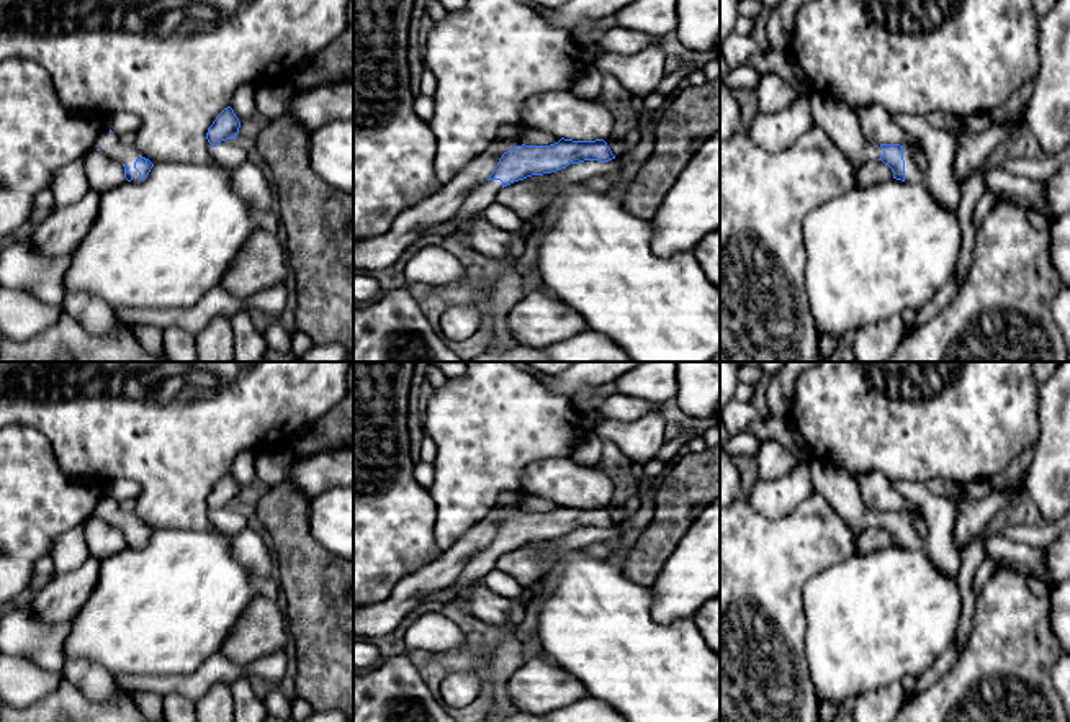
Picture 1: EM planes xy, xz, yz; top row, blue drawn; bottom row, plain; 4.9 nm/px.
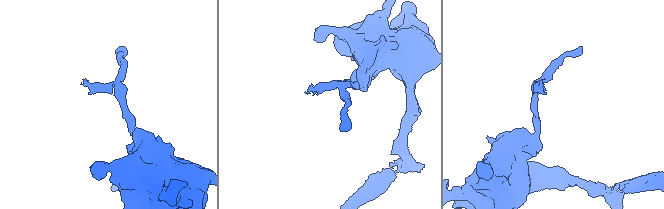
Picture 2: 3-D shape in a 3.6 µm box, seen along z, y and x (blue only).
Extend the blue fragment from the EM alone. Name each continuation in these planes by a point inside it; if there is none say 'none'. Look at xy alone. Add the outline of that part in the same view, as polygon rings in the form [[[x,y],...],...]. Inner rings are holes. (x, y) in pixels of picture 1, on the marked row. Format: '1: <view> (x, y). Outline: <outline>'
1: xy (108, 143). Outline: [[[103,128],[101,134],[95,142],[95,149],[100,149],[111,159],[116,159],[121,164],[126,164],[133,175],[131,182],[139,180],[139,172],[134,169],[134,162],[141,159],[141,154],[134,146],[124,146],[118,134],[111,133],[108,128]]]

